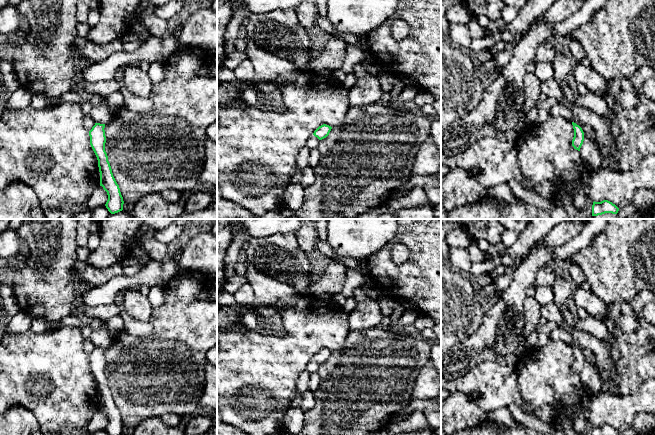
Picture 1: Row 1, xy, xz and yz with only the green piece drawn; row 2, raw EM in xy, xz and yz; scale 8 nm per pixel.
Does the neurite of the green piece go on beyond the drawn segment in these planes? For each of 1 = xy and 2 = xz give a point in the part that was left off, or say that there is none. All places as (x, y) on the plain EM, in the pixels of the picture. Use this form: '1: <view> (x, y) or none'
1: none
2: none

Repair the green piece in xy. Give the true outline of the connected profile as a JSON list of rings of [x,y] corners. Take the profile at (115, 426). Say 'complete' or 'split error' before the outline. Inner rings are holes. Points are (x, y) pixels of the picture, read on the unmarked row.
complete; [[[95,347],[89,355],[90,369],[98,384],[100,410],[103,411],[108,419],[105,430],[108,435],[122,435],[124,425],[105,375],[106,360],[104,352],[105,348]]]

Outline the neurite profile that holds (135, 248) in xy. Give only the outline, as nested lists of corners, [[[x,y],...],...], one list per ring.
[[[132,239],[127,242],[128,254],[130,257],[139,257],[145,254],[145,250],[141,242],[136,239]]]

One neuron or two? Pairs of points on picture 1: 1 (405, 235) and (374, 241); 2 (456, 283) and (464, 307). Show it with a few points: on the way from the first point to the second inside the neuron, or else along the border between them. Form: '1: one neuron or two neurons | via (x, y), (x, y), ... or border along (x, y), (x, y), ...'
1: two neurons | border along (397, 229), (396, 233), (374, 253)
2: one neuron | via (456, 289), (456, 299), (458, 301)

